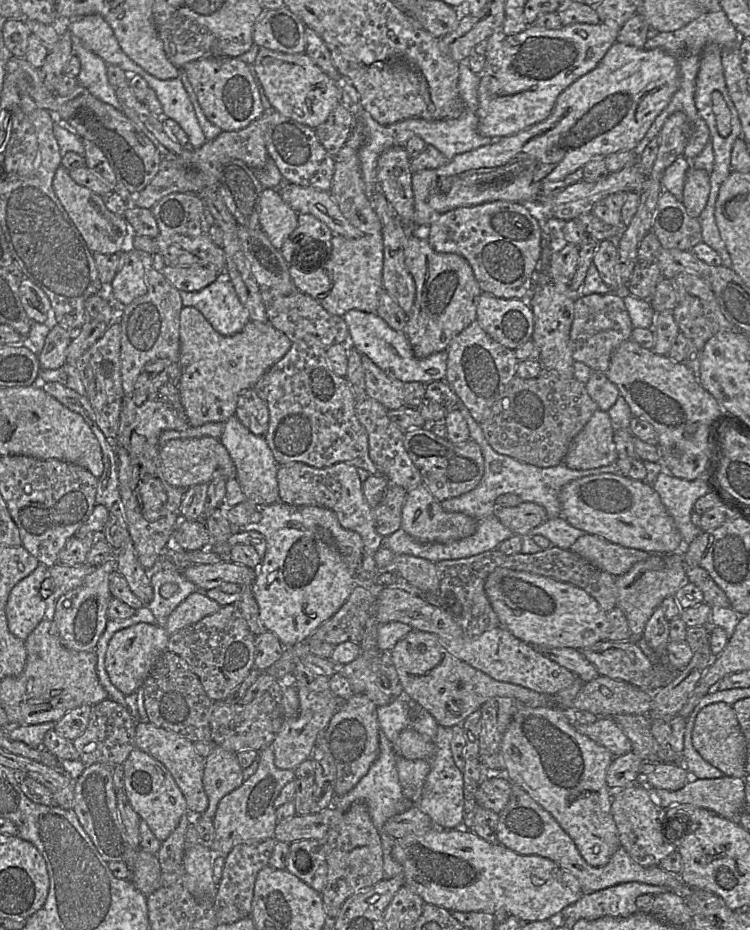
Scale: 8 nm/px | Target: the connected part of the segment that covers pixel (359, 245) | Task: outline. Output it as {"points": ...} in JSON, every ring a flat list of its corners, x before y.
{"points":[[382,234,363,235,357,239,333,235,331,245,329,257,326,250,326,262,319,264,317,269,302,266,303,263,298,259,290,265,289,273,295,287,316,299,332,315,342,317,351,309,375,313,379,306,381,292,384,290]]}

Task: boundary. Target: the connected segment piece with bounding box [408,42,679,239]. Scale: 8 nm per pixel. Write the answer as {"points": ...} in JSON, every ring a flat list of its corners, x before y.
{"points":[[615,42,592,71,580,77,557,98,547,119,517,134,495,140,478,149,456,155,436,169,425,169,412,176,414,195,414,227,409,234,428,238,429,225,441,214,459,207,493,201,509,201,530,205,540,197,547,182,564,179,595,158,605,158,619,151,633,152,656,117,668,105,678,88,677,59,662,49,646,50]]}

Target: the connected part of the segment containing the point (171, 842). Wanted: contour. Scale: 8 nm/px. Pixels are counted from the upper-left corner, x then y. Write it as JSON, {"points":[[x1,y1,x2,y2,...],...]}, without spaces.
{"points":[[188,809,181,817,173,833,162,842,162,846,157,853,162,872,175,872,183,864,186,832,190,825,194,826,195,820,200,819,200,815,200,813]]}

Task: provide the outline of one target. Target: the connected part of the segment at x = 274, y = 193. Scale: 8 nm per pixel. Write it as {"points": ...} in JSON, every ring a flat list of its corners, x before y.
{"points":[[264,189,260,199,259,222,270,242,281,249,298,226,298,213,281,197,279,189]]}

